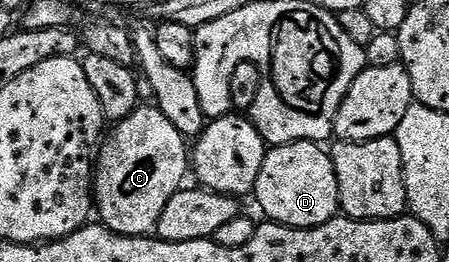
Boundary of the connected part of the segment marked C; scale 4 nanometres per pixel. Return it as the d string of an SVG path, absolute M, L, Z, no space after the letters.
M140 105L127 119L121 120L114 132L105 136L96 156L96 170L92 184L92 199L101 226L115 231L117 235L149 236L157 228L164 205L172 201L177 191L183 190L182 178L188 175L188 143L178 132L176 125L160 113L157 106Z

